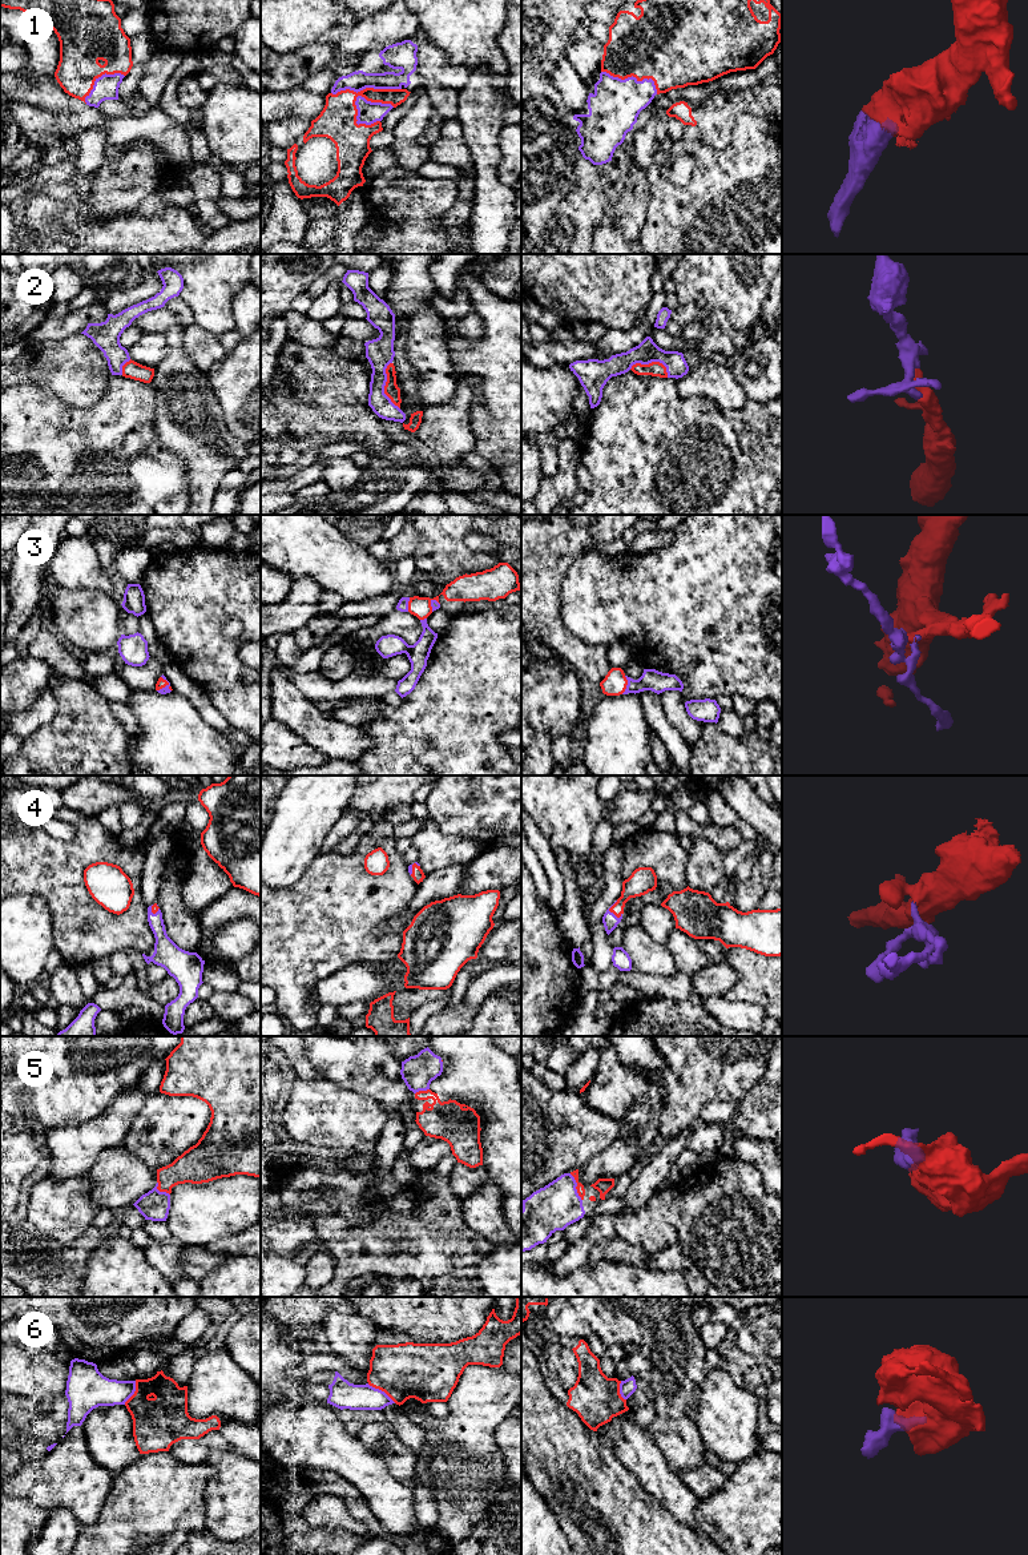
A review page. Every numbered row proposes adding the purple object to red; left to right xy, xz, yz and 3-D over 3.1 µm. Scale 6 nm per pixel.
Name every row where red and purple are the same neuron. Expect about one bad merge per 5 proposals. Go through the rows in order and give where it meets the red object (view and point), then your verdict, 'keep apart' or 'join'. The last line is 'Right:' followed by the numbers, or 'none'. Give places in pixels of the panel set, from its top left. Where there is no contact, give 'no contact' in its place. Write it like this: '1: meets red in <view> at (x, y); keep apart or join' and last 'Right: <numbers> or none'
1: meets red in xz at (366, 88); join
2: meets red in xz at (385, 386); join
3: meets red in yz at (627, 684); join
4: meets red in yz at (609, 910); join
5: meets red in yz at (576, 1187); join
6: meets red in xz at (382, 1390); keep apart
Right: 1, 2, 3, 4, 5

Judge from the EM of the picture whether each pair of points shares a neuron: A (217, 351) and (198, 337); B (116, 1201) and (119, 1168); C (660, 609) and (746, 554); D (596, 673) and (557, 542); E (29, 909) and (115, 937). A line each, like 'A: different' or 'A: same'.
A: same
B: same
C: same
D: same
E: different

